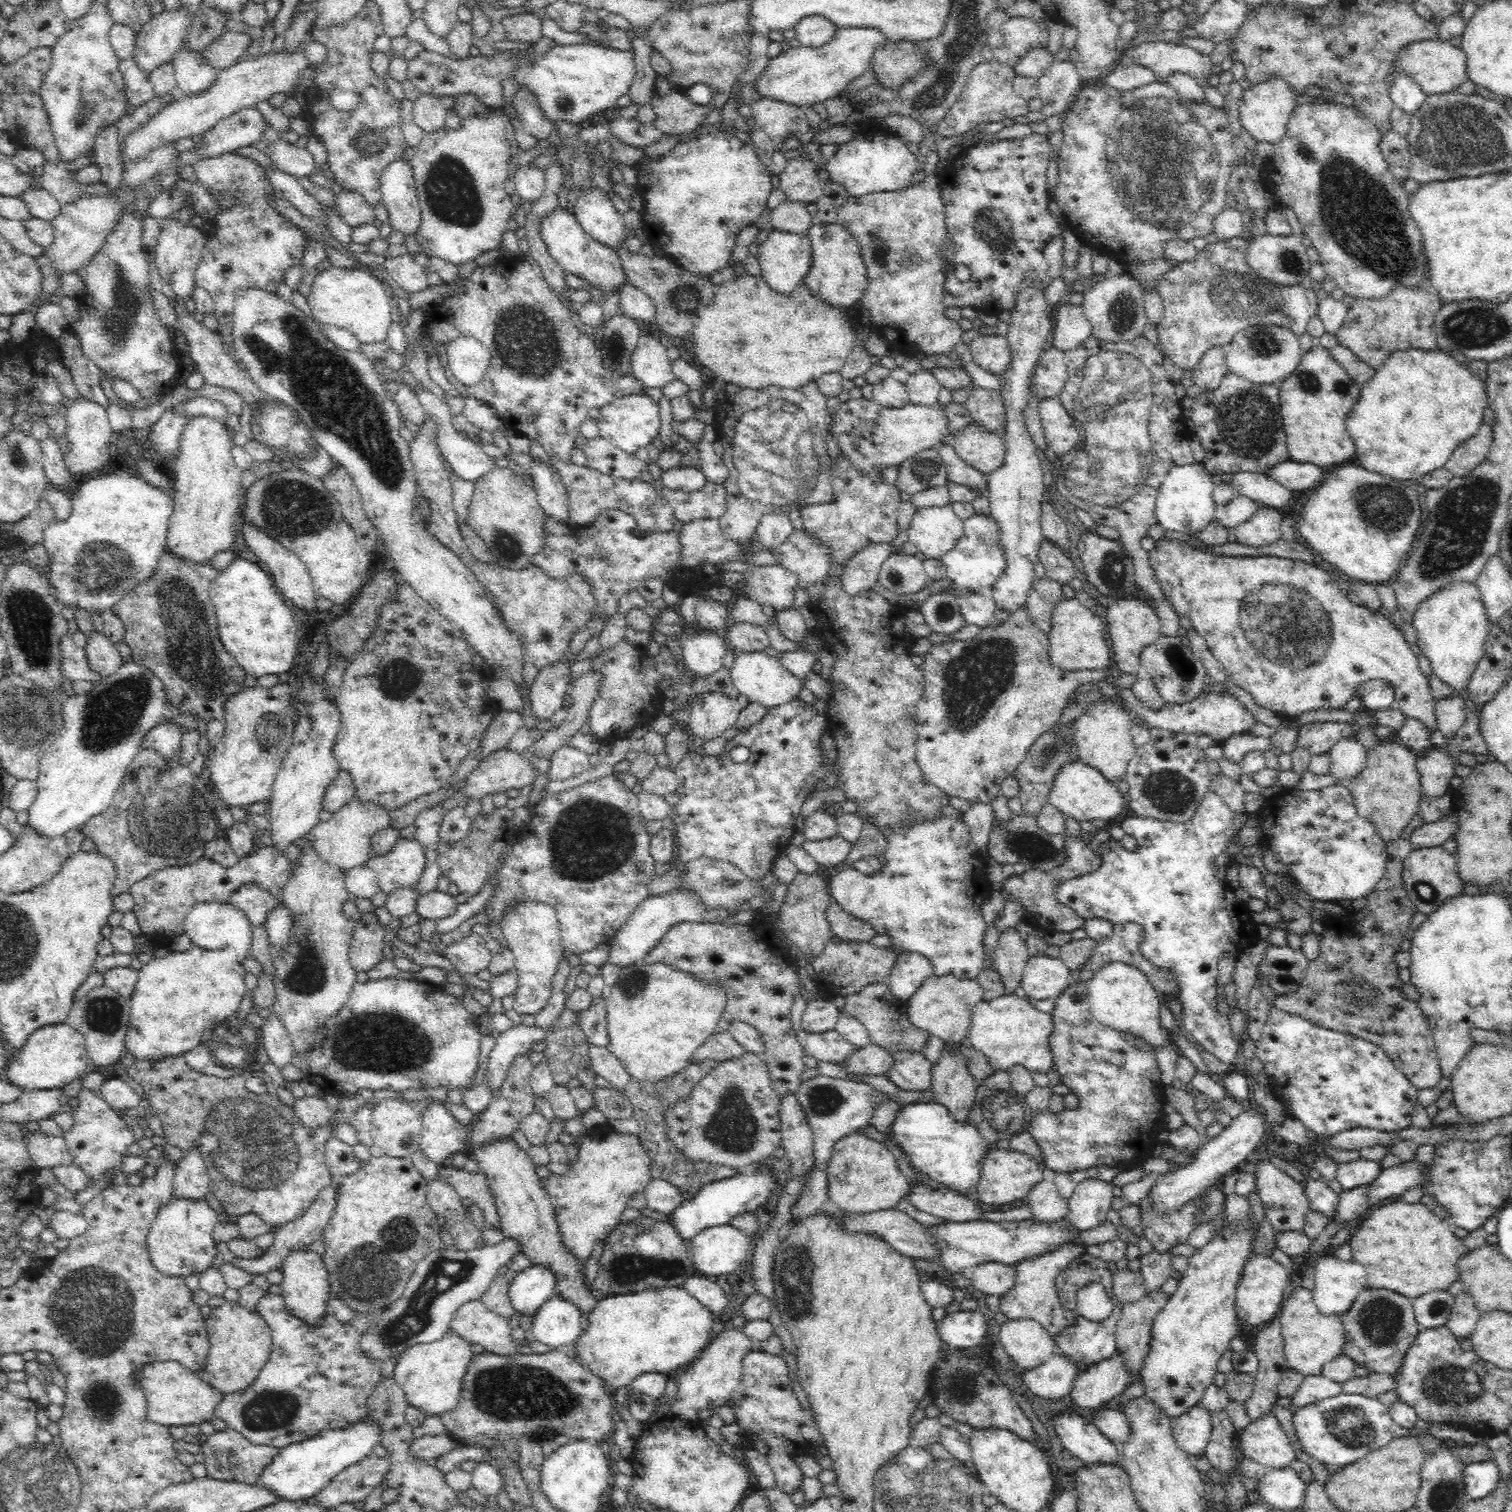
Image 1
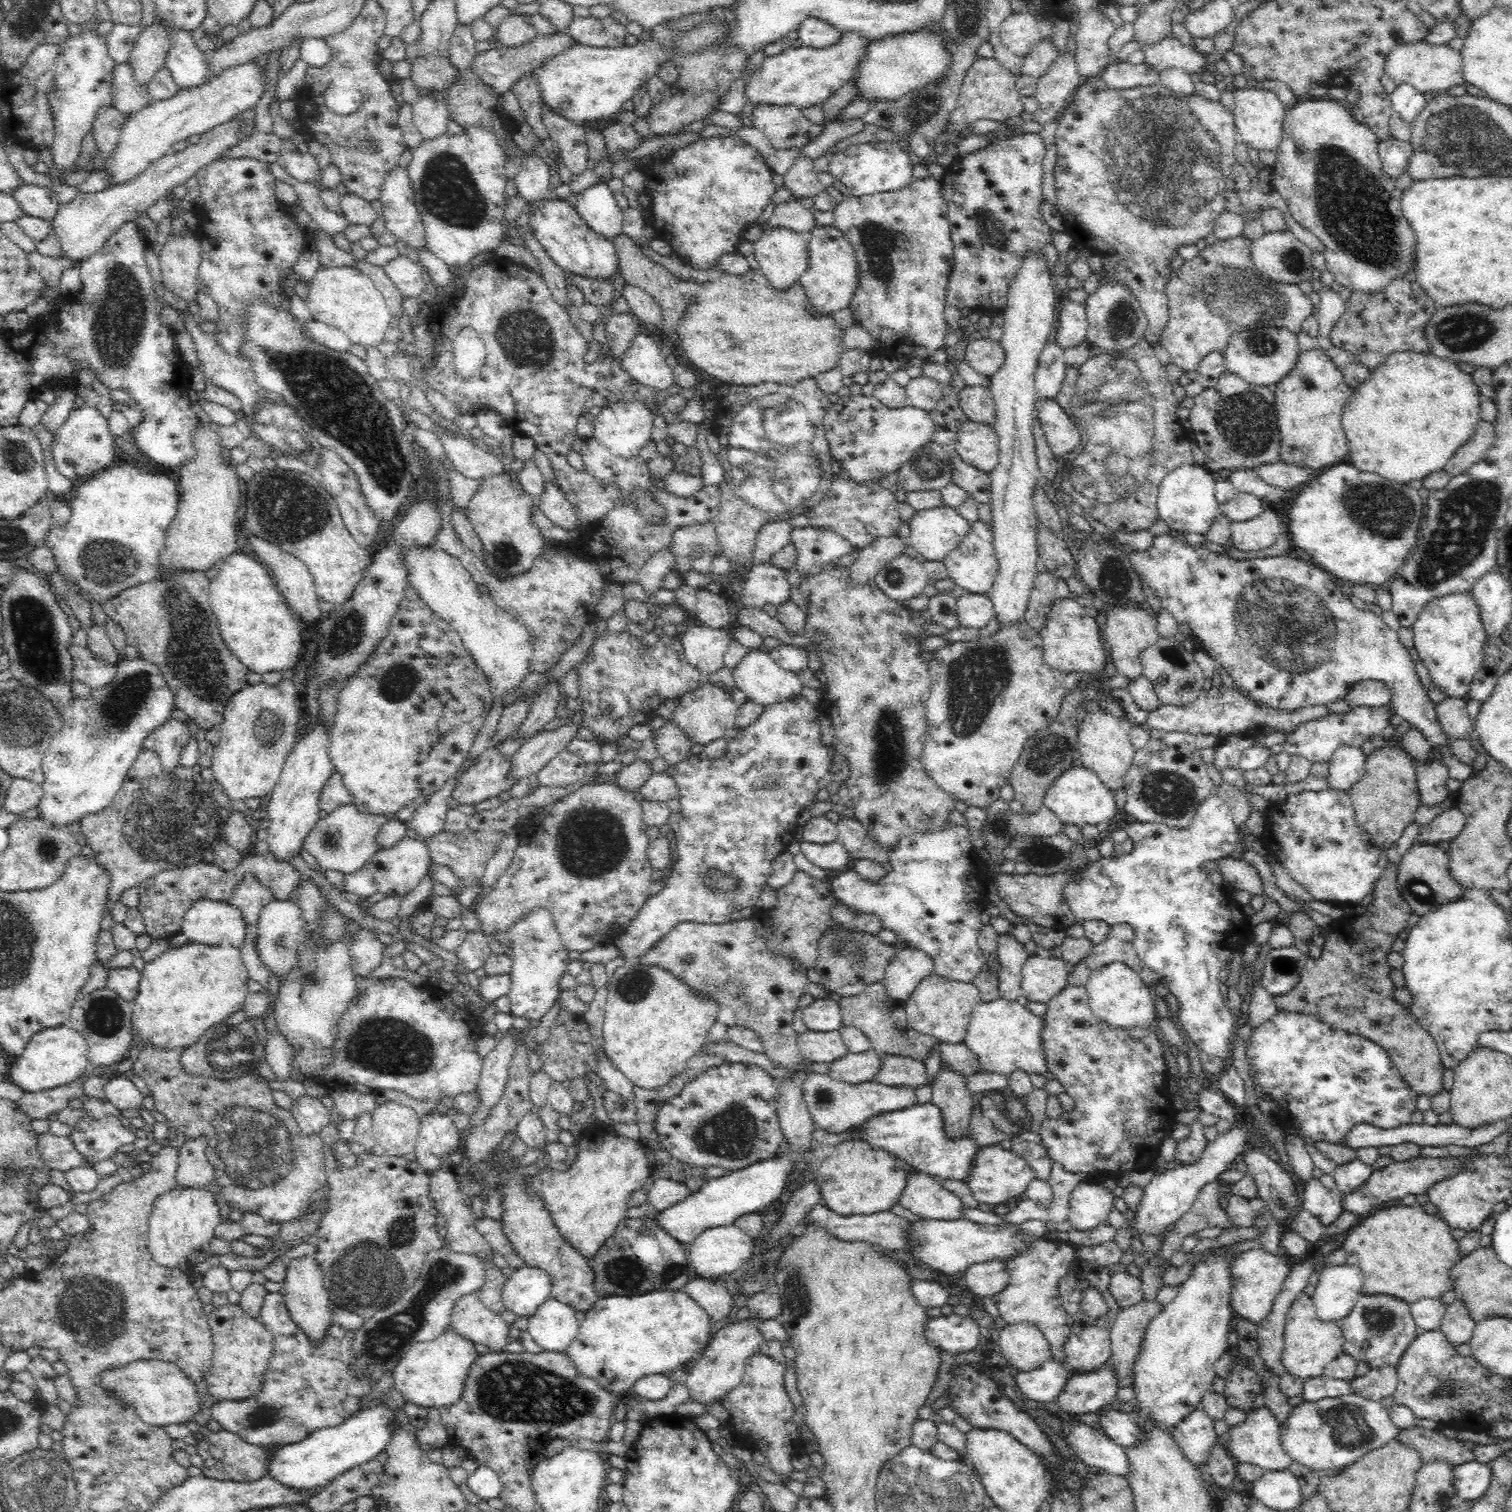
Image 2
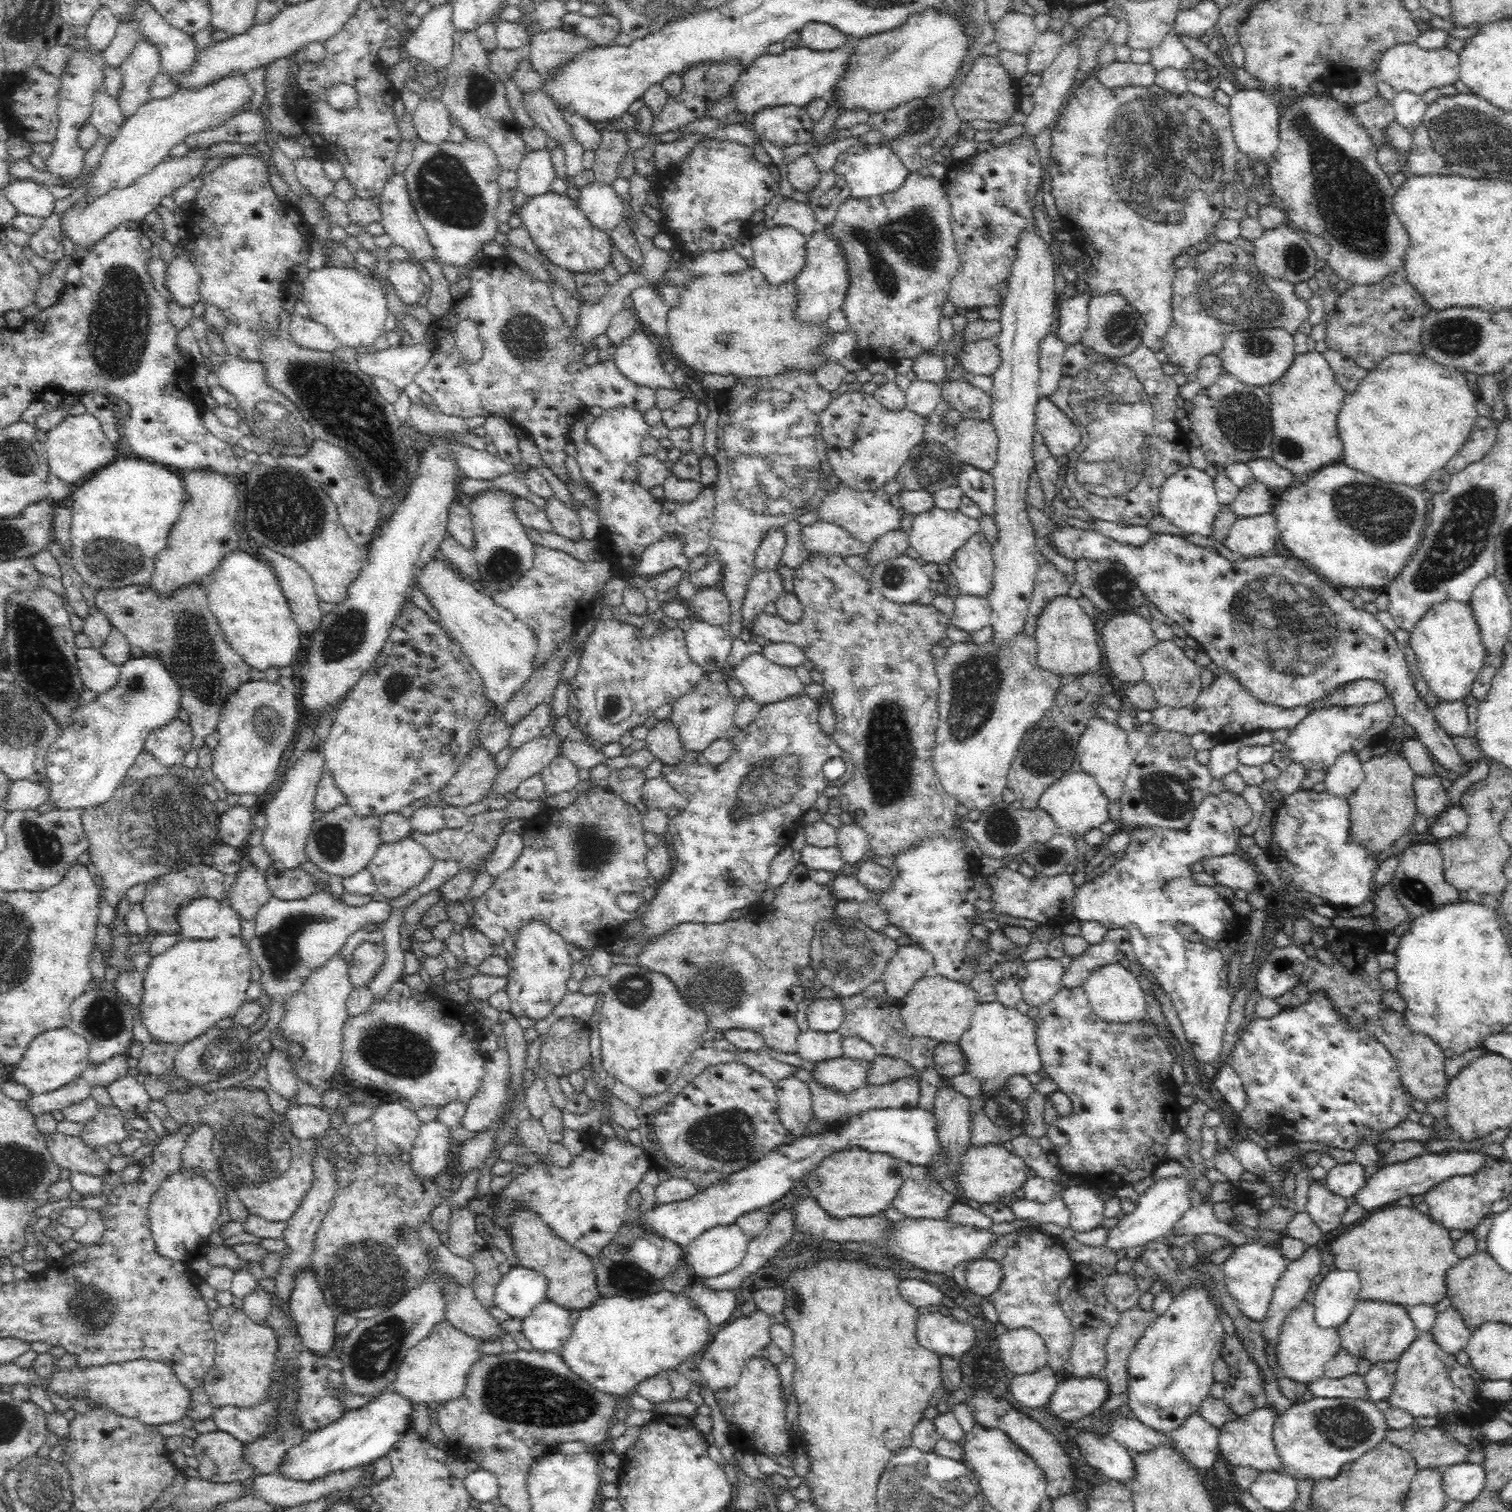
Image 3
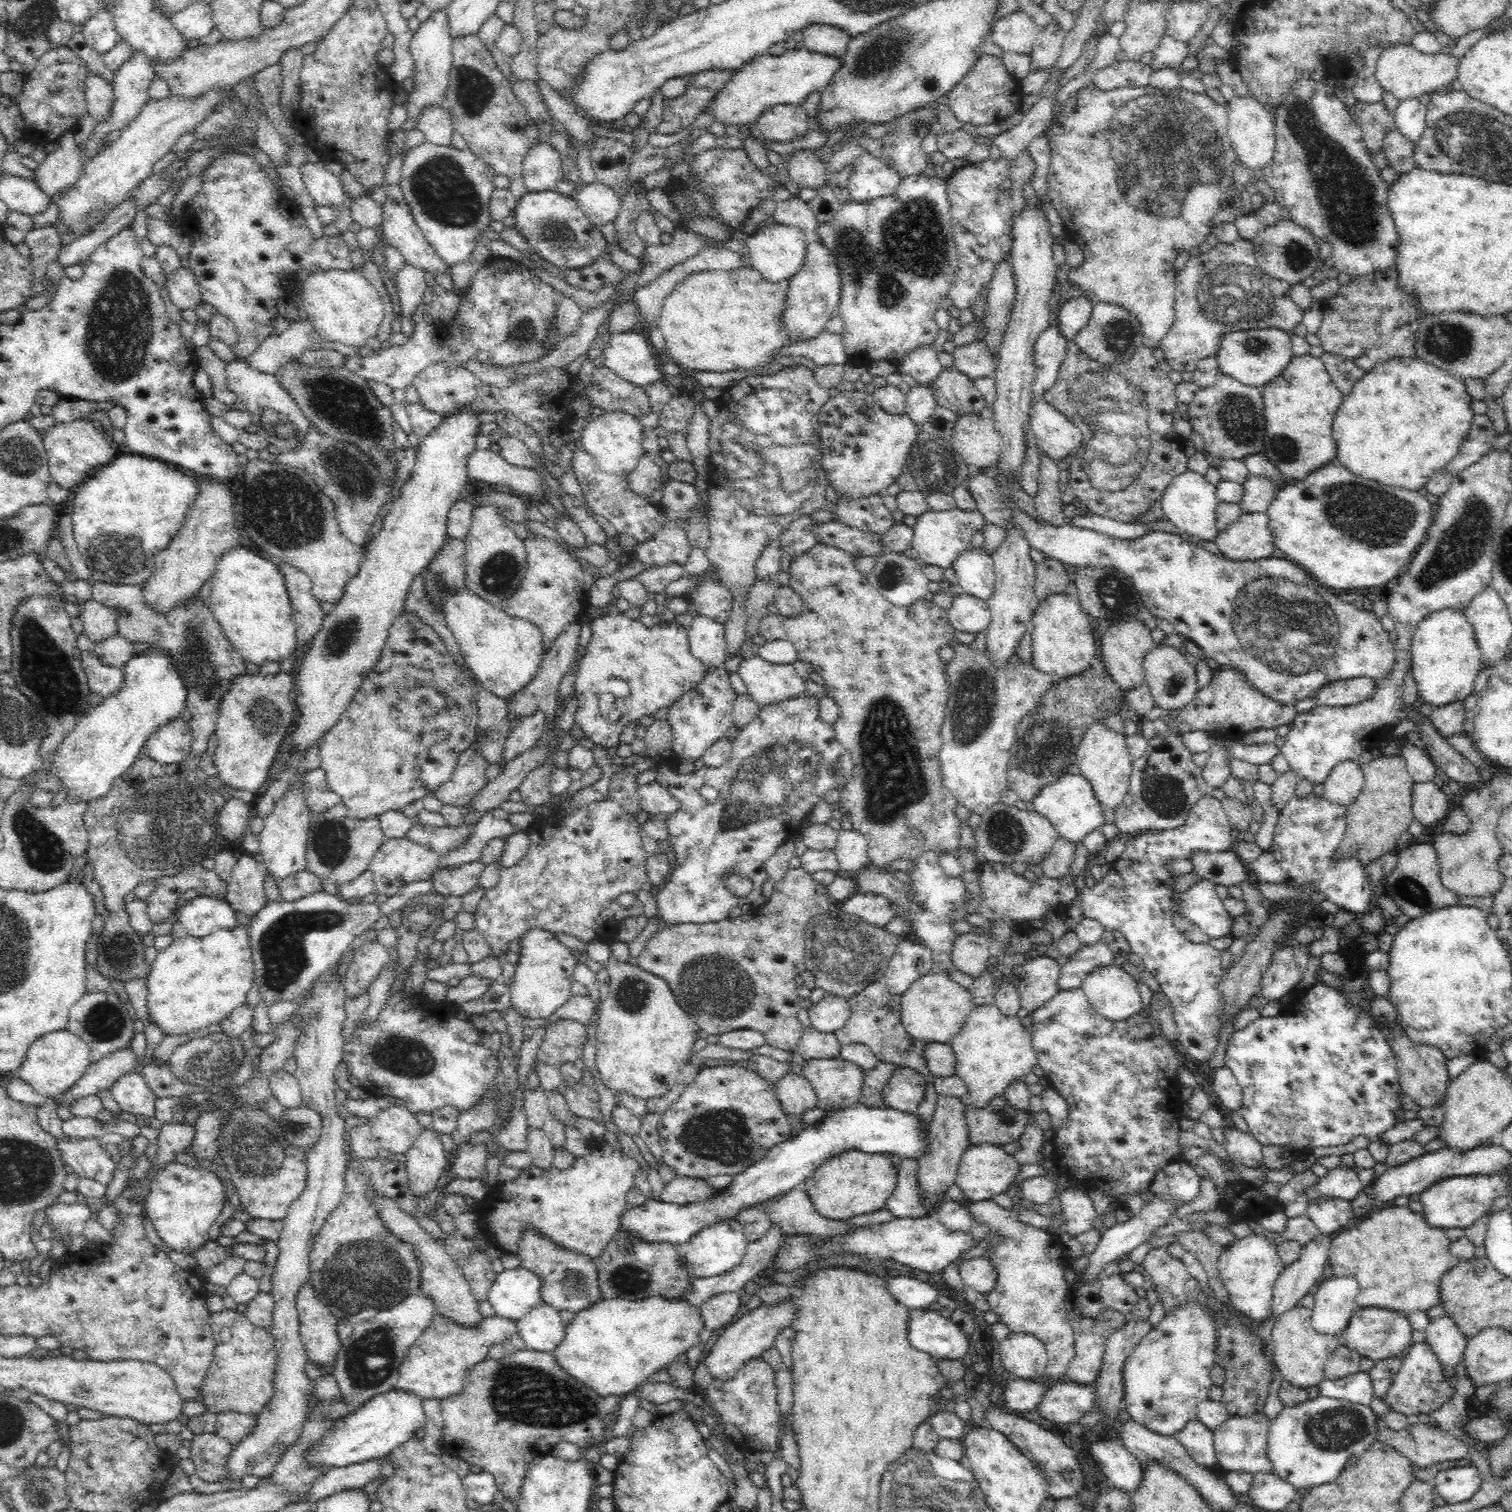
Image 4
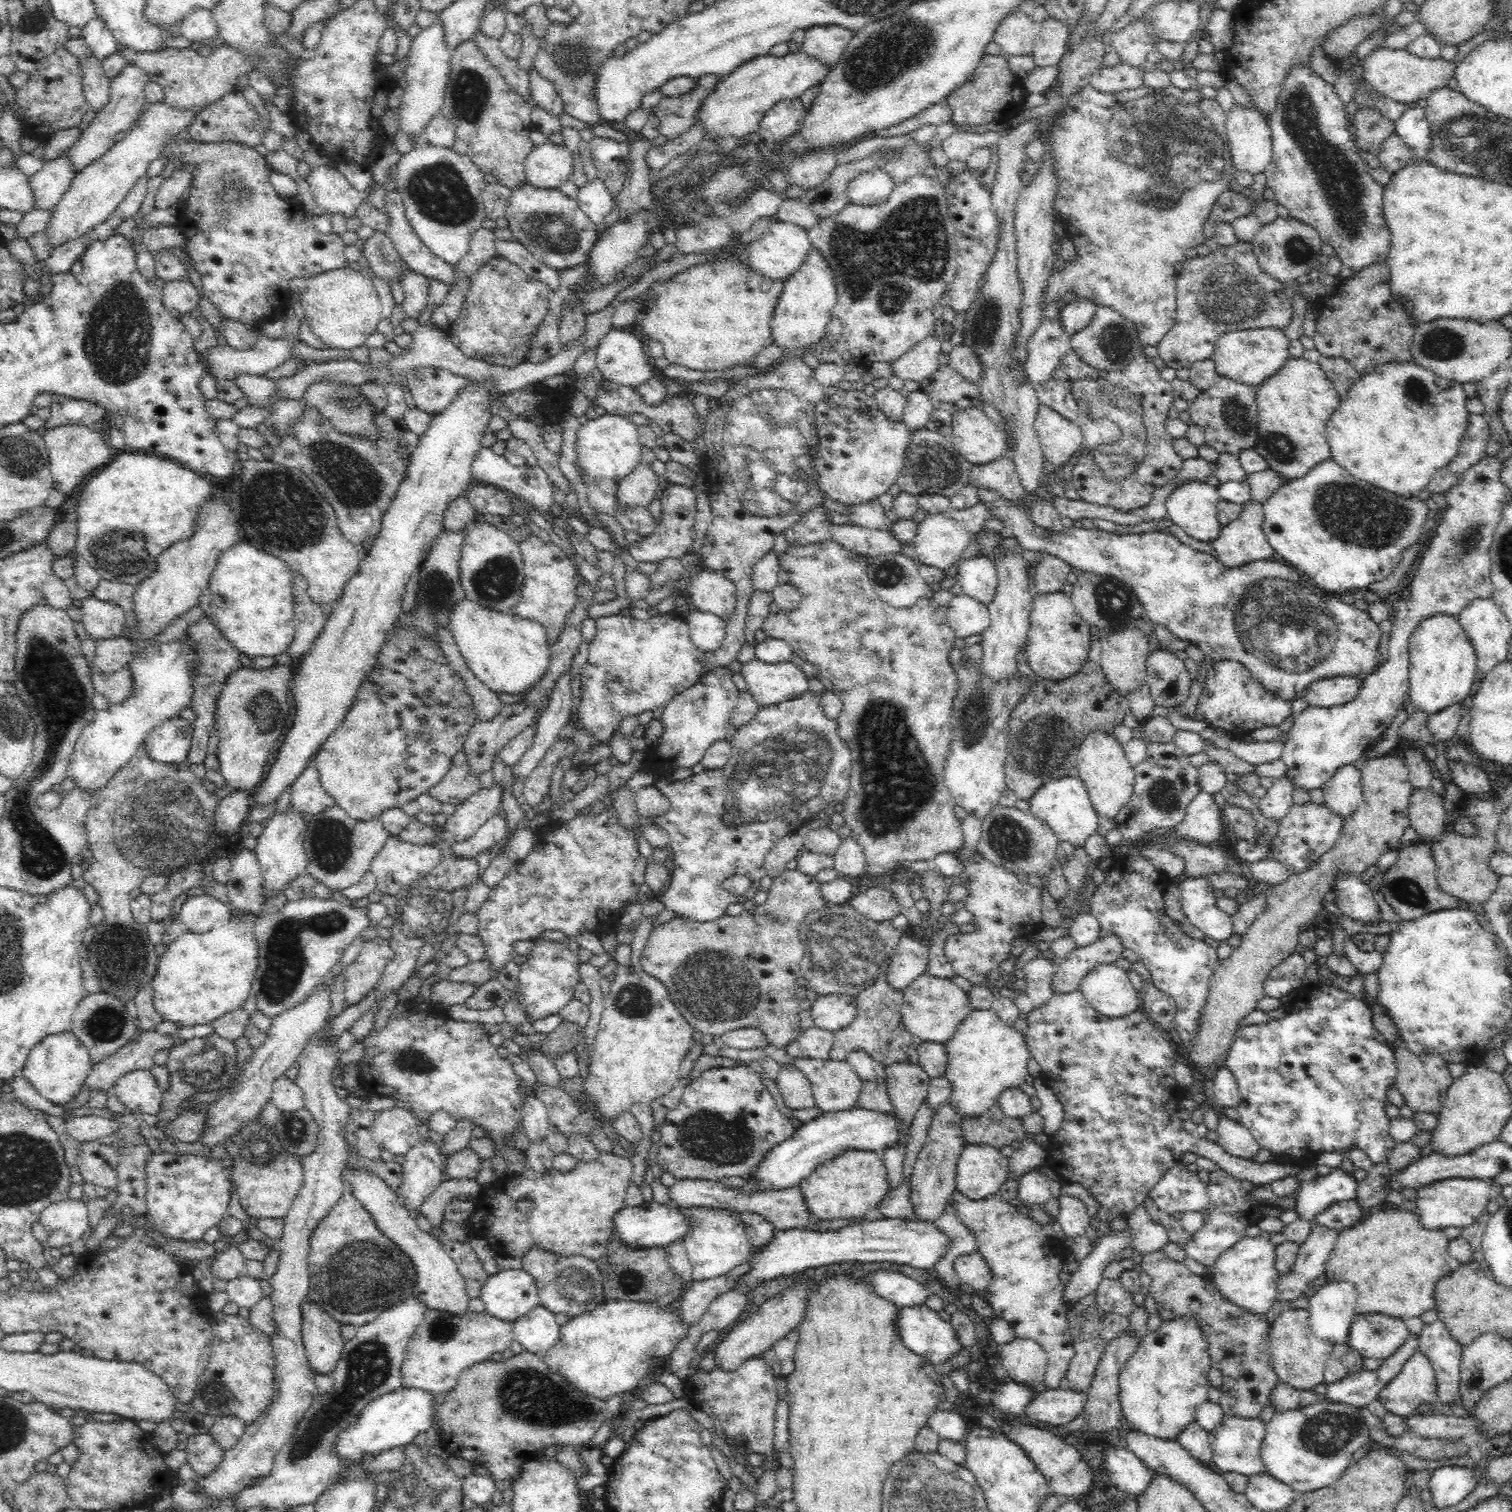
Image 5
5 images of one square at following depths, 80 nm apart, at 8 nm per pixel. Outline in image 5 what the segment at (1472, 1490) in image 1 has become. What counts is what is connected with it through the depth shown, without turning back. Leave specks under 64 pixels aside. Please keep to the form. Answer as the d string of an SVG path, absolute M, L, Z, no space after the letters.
M1448 1465L1430 1471L1428 1482L1432 1501L1429 1506L1446 1508L1462 1502L1476 1488L1478 1475L1470 1468Z

